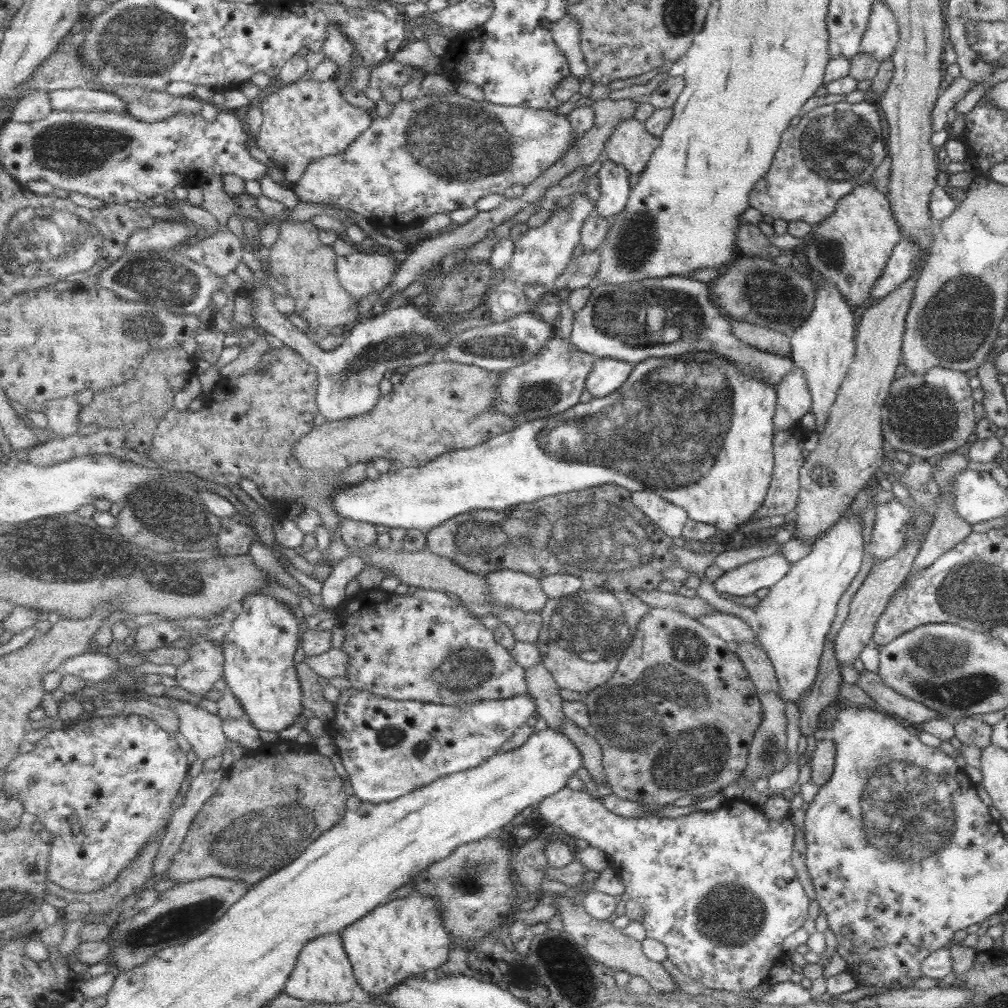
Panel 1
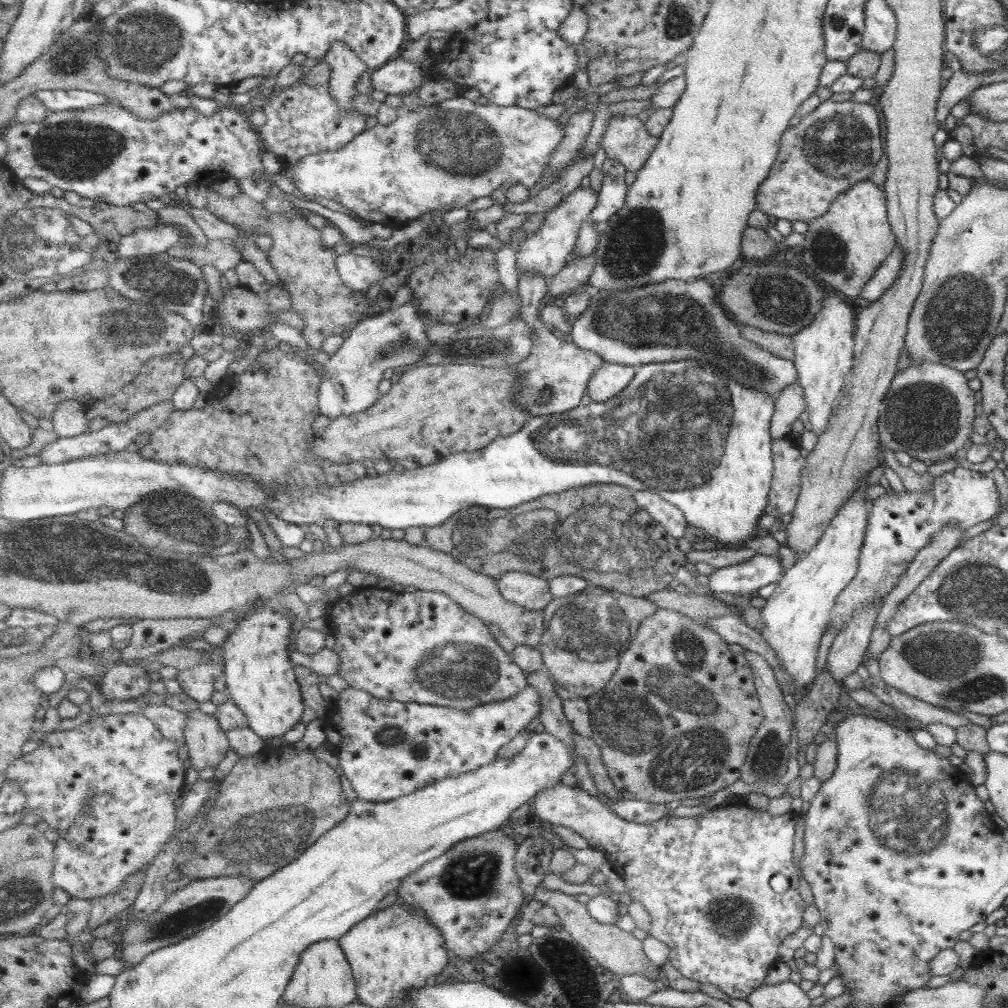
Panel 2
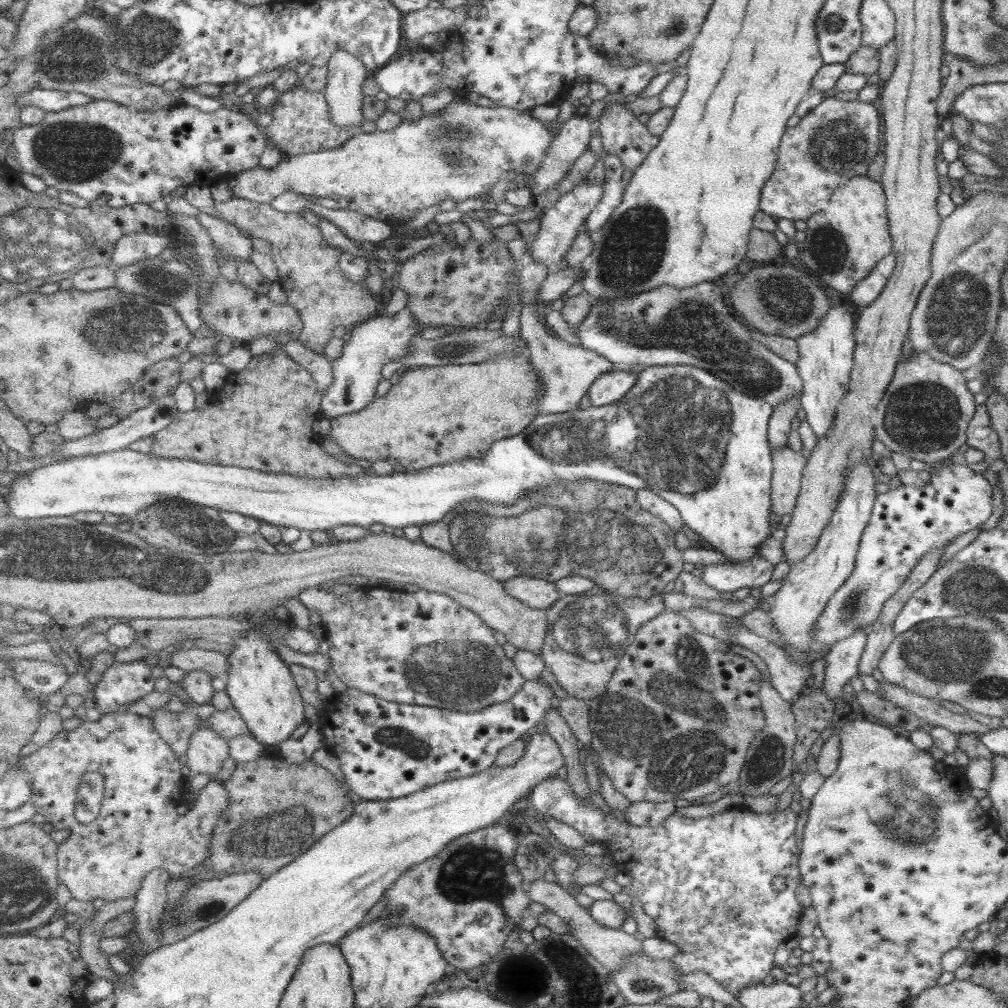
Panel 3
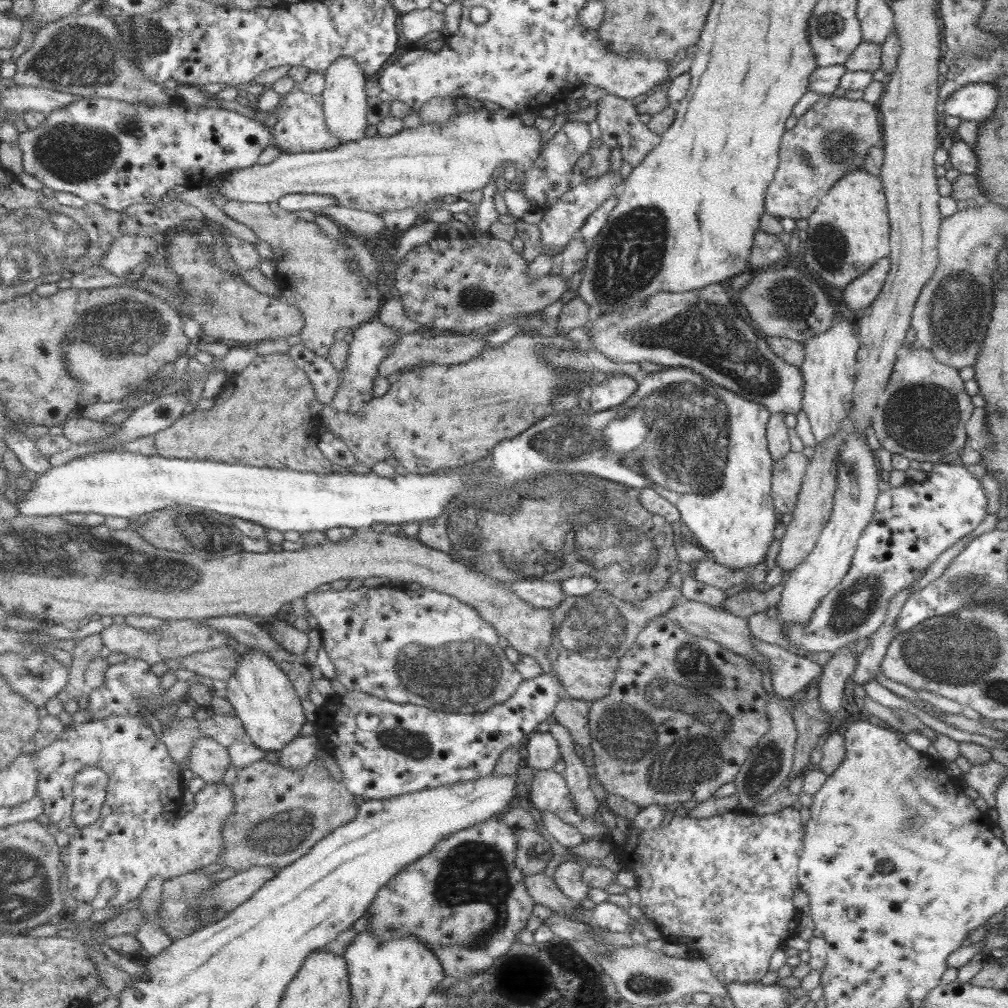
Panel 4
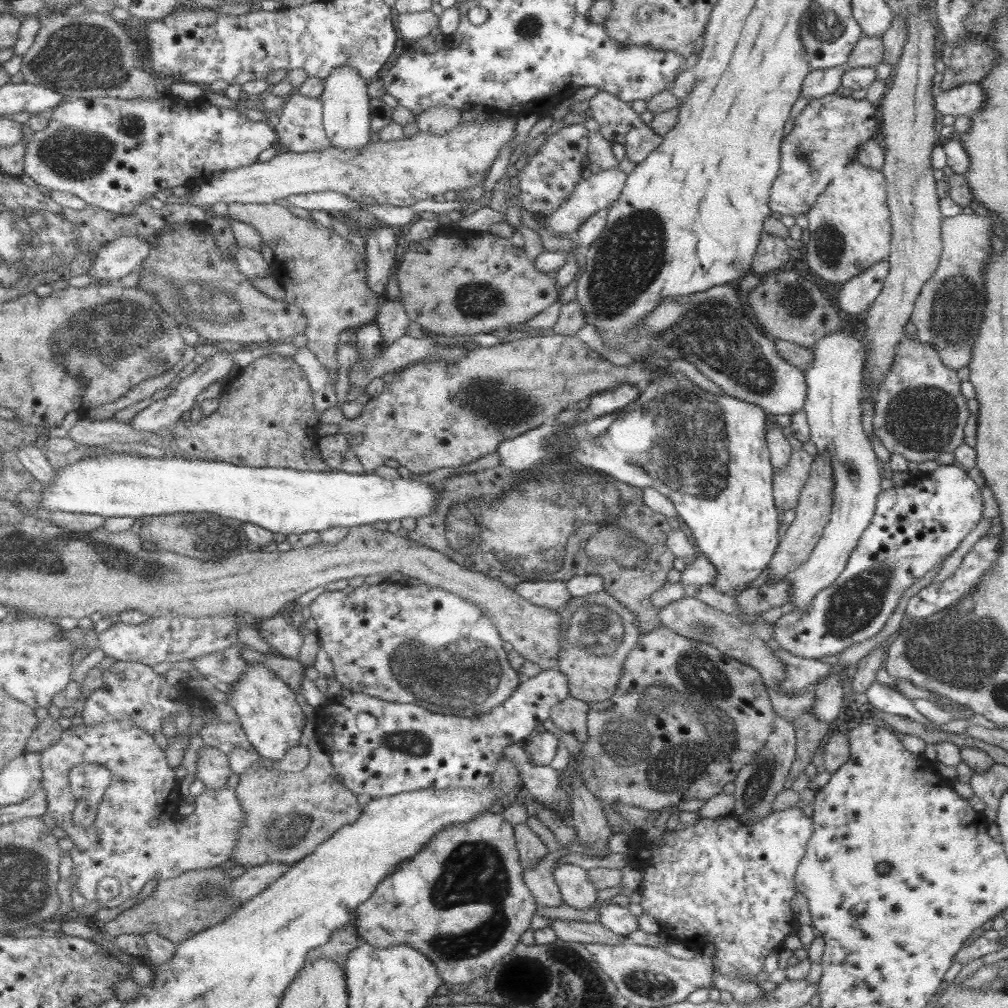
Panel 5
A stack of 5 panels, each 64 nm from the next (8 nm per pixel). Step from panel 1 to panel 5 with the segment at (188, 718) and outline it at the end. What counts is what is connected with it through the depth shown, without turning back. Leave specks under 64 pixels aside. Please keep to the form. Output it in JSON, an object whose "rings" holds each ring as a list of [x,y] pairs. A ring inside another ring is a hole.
{"rings":[[[204,745],[198,750],[196,764],[196,777],[205,784],[207,788],[219,789],[227,787],[232,768],[230,767],[230,756],[221,752],[221,749]]]}

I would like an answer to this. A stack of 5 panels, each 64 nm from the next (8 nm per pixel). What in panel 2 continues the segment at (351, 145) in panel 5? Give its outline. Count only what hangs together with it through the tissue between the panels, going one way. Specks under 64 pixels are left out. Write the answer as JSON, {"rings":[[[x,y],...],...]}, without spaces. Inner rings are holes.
{"rings":[[[342,41],[331,43],[331,51],[327,51],[326,62],[331,68],[329,87],[339,107],[343,111],[353,111],[353,95],[357,95],[358,92],[355,85],[368,66]]]}

